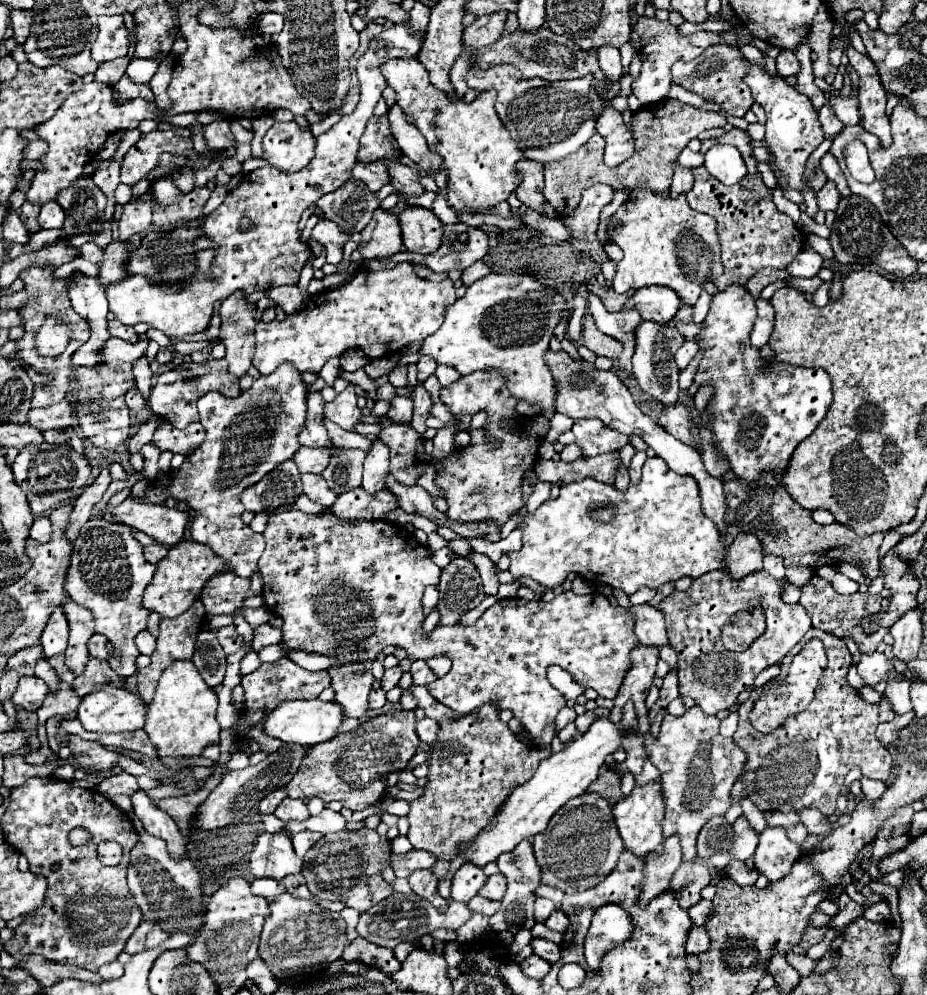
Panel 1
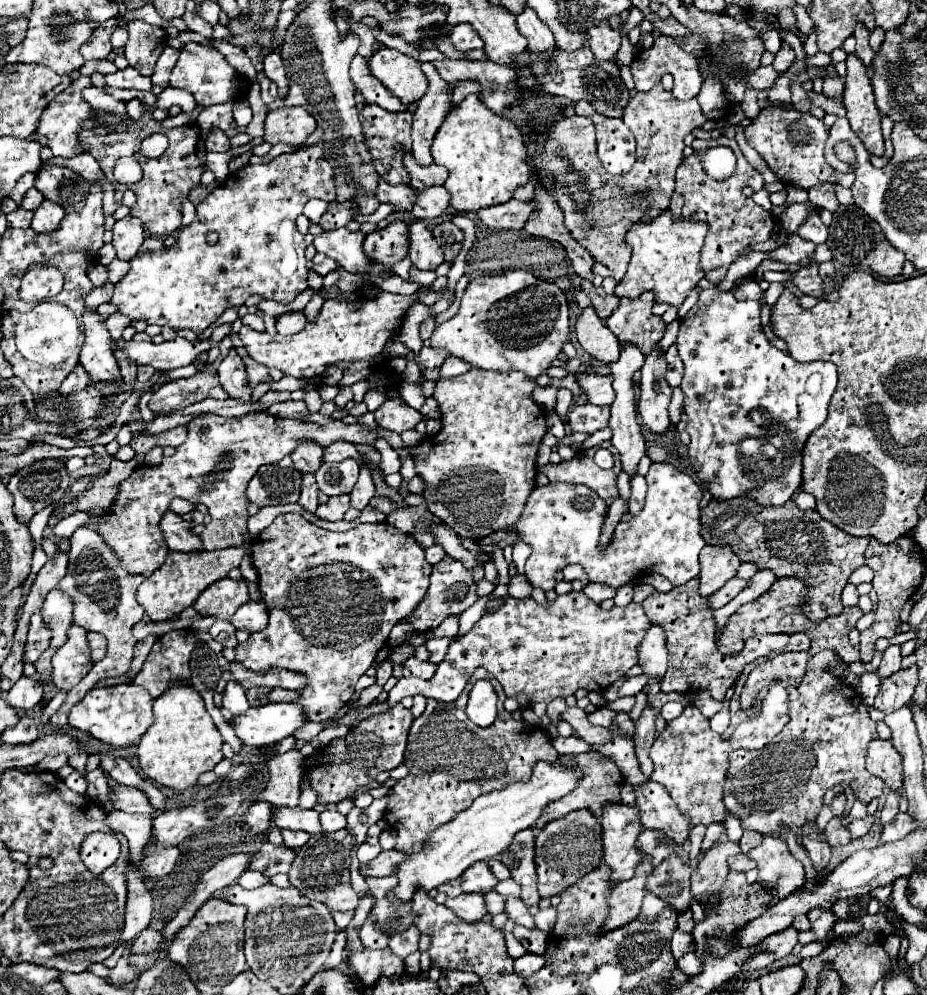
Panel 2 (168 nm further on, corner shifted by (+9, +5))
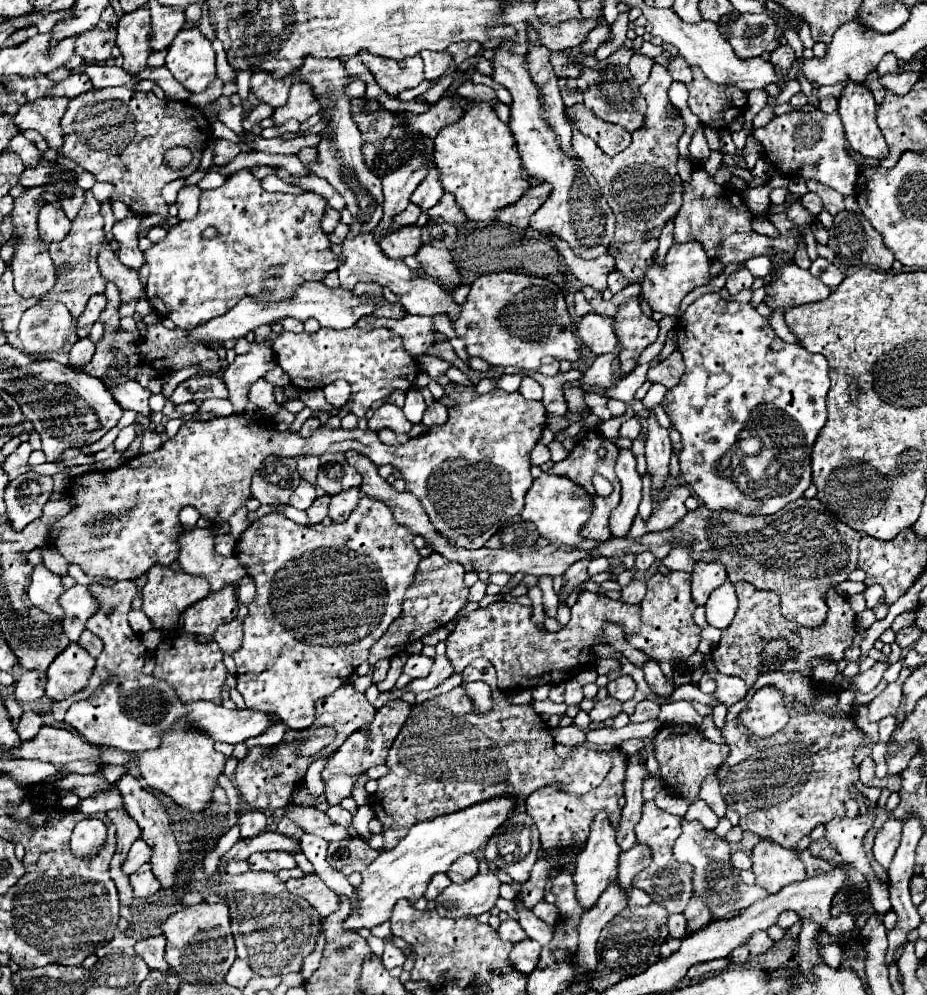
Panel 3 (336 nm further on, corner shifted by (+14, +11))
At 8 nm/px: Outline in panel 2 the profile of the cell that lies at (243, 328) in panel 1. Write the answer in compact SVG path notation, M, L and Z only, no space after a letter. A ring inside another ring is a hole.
M231 350L229 356L221 360L217 368L217 376L219 376L219 384L225 388L225 392L231 398L243 400L243 402L251 400L253 390L249 388L247 368L245 368L245 362L235 354L235 350Z

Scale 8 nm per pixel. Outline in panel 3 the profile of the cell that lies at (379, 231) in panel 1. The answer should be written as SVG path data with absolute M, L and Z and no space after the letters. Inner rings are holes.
M404 226L400 230L390 230L380 236L378 244L388 258L404 258L404 256L416 254L418 248L422 246L420 228L418 226Z

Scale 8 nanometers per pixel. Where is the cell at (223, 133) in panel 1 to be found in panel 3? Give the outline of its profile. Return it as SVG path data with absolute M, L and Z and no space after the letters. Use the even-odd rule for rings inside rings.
M214 140L212 152L214 152L214 164L220 166L220 164L230 162L240 152L240 148L238 148L238 144L234 144L230 140Z

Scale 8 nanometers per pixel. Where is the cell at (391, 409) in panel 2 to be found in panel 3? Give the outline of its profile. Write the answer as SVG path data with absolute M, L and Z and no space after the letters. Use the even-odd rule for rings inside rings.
M384 402L382 406L378 406L372 414L372 418L368 420L368 426L372 430L382 430L382 428L390 428L394 432L410 432L412 430L412 422L404 416L402 408Z

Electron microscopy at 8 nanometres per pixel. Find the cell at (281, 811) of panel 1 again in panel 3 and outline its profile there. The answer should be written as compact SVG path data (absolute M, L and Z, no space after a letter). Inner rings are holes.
M288 804L284 808L284 816L290 818L296 826L304 828L304 832L324 838L326 842L352 838L346 828L340 828L338 824L332 824L324 812L320 812L316 806L300 806L300 804Z

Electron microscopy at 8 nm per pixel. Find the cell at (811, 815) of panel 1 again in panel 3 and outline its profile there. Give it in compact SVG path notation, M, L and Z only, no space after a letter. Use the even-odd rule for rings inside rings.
M808 848L802 850L802 852L798 852L798 858L804 862L804 866L806 866L806 874L808 874L808 876L816 876L818 872L828 872L828 870L832 868L832 864L830 864L828 860L824 860L824 858L816 858Z

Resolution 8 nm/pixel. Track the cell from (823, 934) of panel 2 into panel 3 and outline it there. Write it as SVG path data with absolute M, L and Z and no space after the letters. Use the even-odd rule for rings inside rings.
M804 918L802 920L802 932L798 938L798 968L802 970L804 976L810 976L814 966L822 964L822 954L820 954L820 944L818 944L818 934L820 934L820 924Z

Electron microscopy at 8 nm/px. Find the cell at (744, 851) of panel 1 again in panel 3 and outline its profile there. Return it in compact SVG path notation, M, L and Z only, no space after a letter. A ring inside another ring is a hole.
M692 894L690 902L688 902L686 910L684 910L684 916L688 920L688 932L700 930L700 928L704 928L712 920L712 912L710 912L708 904L698 894Z

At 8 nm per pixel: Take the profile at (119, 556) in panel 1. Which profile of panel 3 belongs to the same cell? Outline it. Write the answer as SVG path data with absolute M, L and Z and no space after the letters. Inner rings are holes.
M124 580L124 582L116 582L114 586L104 586L100 582L92 582L88 584L90 588L90 594L98 600L98 610L88 618L86 622L86 628L90 632L94 632L98 638L102 638L104 642L104 650L102 654L96 658L96 666L94 666L94 672L88 680L88 686L80 692L76 692L72 698L68 700L60 700L60 702L54 702L52 704L52 714L58 722L64 720L64 714L66 710L76 702L76 700L82 700L84 698L84 692L90 690L90 688L98 688L100 684L106 684L108 680L116 680L120 676L126 676L130 672L138 672L142 666L144 666L144 658L146 658L146 648L142 644L142 640L136 636L136 632L130 628L128 624L128 612L130 612L130 604L132 600L136 598L138 594L138 588L132 580Z

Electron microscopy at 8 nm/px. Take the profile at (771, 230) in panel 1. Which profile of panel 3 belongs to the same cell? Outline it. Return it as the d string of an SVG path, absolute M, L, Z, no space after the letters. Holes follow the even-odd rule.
M694 166L690 180L684 182L684 194L682 194L682 208L674 218L676 230L674 230L674 240L676 242L684 242L688 238L698 240L706 254L710 256L710 260L716 260L716 250L720 248L720 244L736 234L736 232L752 232L752 212L748 210L748 206L744 204L744 198L724 186L720 186L712 174L708 174L704 170L704 166Z

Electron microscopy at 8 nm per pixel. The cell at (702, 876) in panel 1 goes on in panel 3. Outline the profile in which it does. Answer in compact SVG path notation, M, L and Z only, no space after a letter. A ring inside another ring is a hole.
M654 800L646 802L644 804L644 812L642 812L642 820L636 824L636 838L638 838L640 844L648 844L650 846L652 864L648 868L644 868L634 878L632 884L634 884L634 888L640 888L646 894L650 894L652 900L662 904L670 914L684 912L684 908L688 904L688 896L692 896L692 874L694 874L694 868L690 864L680 864L672 856L672 846L674 846L678 836L680 836L680 818L660 810L654 804Z

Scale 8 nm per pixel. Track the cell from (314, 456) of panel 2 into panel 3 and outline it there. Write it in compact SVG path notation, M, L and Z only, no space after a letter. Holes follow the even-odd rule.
M298 456L298 472L304 480L308 480L310 484L316 482L316 472L320 466L320 458L318 456Z

